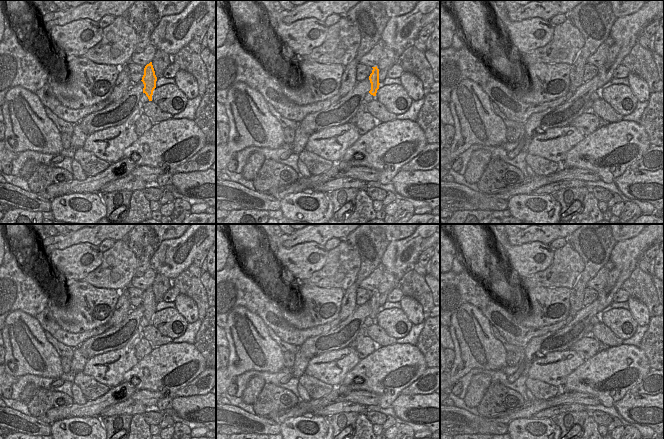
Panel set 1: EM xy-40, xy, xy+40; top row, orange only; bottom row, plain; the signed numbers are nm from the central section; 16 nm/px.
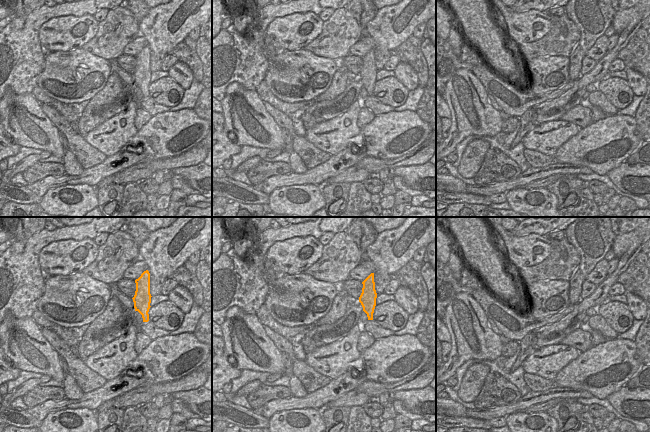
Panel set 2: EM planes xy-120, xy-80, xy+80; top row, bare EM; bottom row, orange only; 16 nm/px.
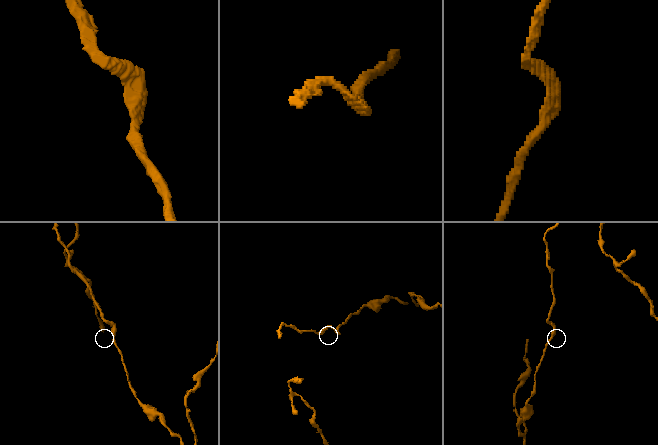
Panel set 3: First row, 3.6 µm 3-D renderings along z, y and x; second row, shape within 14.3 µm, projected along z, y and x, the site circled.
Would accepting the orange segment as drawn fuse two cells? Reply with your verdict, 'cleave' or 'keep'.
cleave

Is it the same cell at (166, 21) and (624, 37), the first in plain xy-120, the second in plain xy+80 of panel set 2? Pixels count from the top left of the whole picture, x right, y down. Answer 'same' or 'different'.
different

